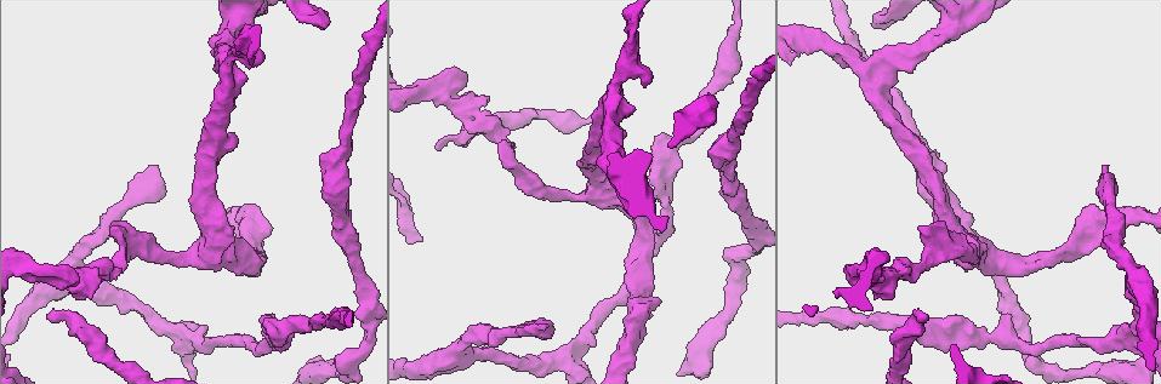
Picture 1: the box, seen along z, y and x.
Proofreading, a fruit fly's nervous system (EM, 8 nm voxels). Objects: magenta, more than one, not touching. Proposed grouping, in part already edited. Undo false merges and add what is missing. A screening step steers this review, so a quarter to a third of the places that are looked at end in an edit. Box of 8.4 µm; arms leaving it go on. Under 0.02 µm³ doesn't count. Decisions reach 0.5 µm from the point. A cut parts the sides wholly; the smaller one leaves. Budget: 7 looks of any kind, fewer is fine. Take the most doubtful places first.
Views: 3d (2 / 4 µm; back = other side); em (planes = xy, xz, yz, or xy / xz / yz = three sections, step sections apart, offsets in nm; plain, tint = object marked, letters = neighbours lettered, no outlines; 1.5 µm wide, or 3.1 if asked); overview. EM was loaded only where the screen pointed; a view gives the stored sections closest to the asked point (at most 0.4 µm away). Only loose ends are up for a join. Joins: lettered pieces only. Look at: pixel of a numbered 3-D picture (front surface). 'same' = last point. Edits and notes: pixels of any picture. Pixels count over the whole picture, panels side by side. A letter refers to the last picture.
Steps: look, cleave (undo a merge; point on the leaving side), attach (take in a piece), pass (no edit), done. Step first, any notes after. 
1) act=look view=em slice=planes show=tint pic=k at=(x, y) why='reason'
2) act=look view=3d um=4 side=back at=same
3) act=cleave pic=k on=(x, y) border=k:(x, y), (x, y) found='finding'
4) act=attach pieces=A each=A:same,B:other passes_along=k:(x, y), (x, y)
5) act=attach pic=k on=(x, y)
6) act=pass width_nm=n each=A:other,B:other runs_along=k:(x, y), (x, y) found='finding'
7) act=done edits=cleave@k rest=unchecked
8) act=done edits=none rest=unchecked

act=look view=em slice=xy step=4 show=tint pic=1 at=(327, 23) why='branch stops here'

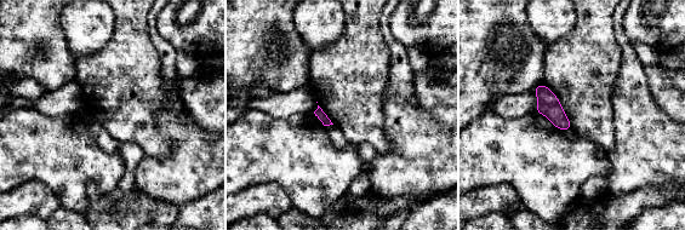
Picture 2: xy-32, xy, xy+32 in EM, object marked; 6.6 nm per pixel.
act=look view=em slice=xy step=4 show=letters at=same

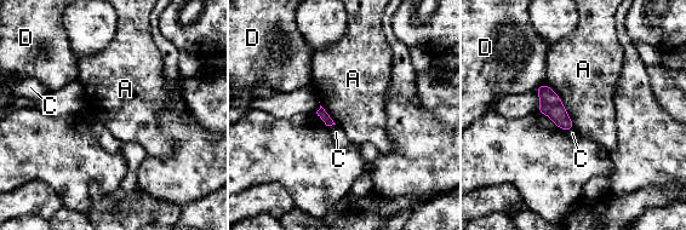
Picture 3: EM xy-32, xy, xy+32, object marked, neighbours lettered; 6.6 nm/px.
act=pass each=A:other,C:other,D:other border=3:(546, 82), (559, 97), (575, 128) found='none of them fits'

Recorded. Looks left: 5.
act=look view=em slice=yz step=4 show=letters pic=1 at=(154, 166) why='branch stops here'

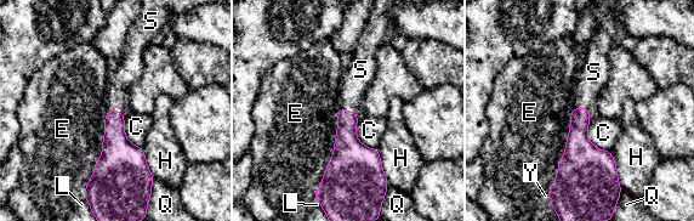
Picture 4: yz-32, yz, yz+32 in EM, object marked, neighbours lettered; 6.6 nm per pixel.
act=attach pieces=S each=C:other,E:other,H:other,L:other,Q:other,S:same,Y:other found='it goes on there'

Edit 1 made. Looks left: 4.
act=look view=overview

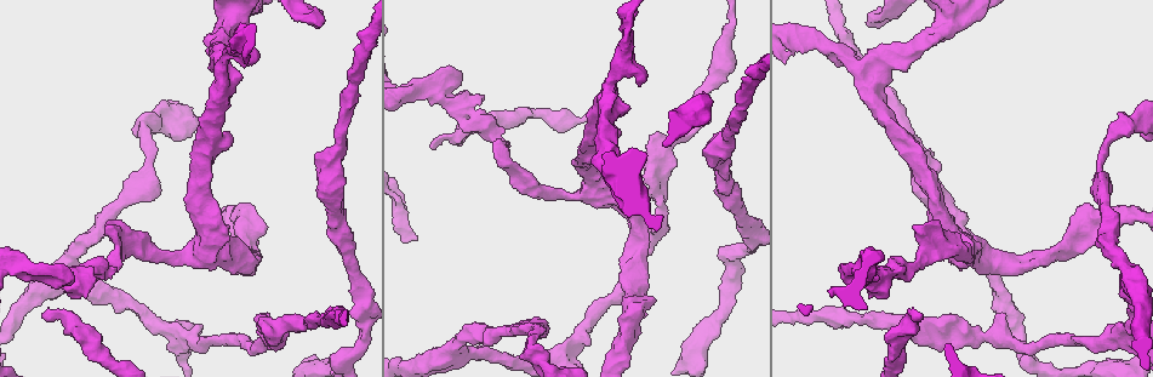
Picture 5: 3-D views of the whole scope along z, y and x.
act=look view=3d um=4 pic=5 at=(477, 100) why='branch stops here'

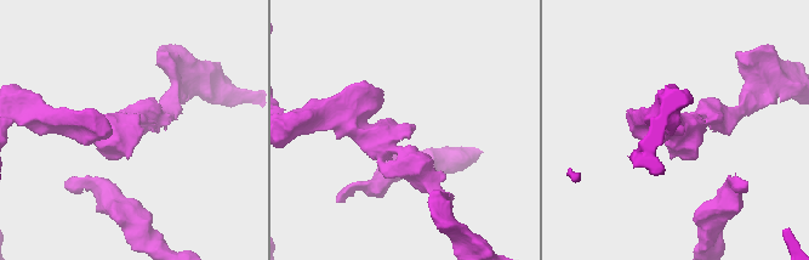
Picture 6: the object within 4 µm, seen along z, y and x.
act=look view=em slice=planes show=plain pic=6 at=(409, 131) why='now the EM'

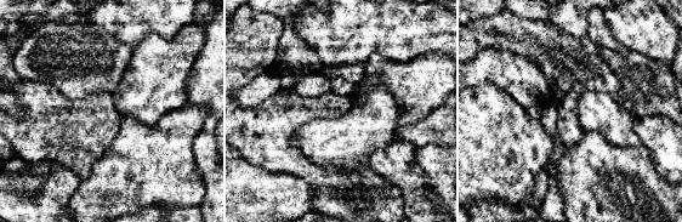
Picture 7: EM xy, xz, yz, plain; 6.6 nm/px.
act=look view=em slice=planes show=letters at=same why='what lies round it'

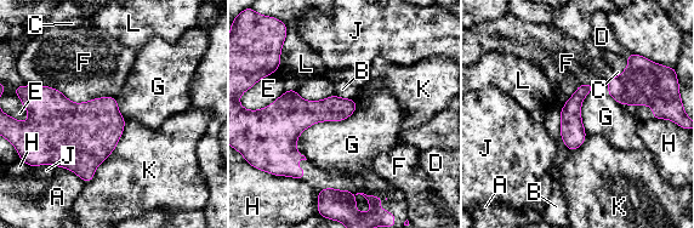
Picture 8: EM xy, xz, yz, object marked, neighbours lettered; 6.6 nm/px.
act=pass each=A:other,B:other,C:other,D:other,E:other,F:other,G:other,H:other,J:other,K:other,L:other border=8:(356, 101), (295, 149) found='no lettered piece goes on from it'

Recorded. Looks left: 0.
act=done edits=attach@4 rest=unchecked

